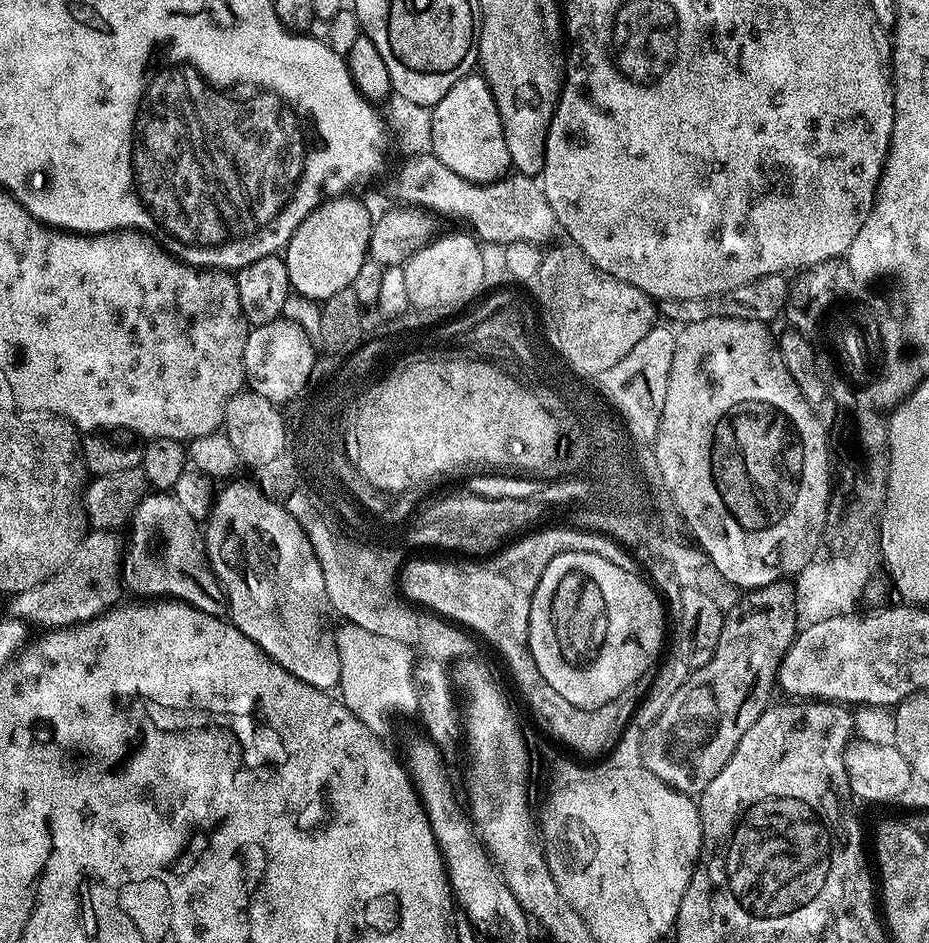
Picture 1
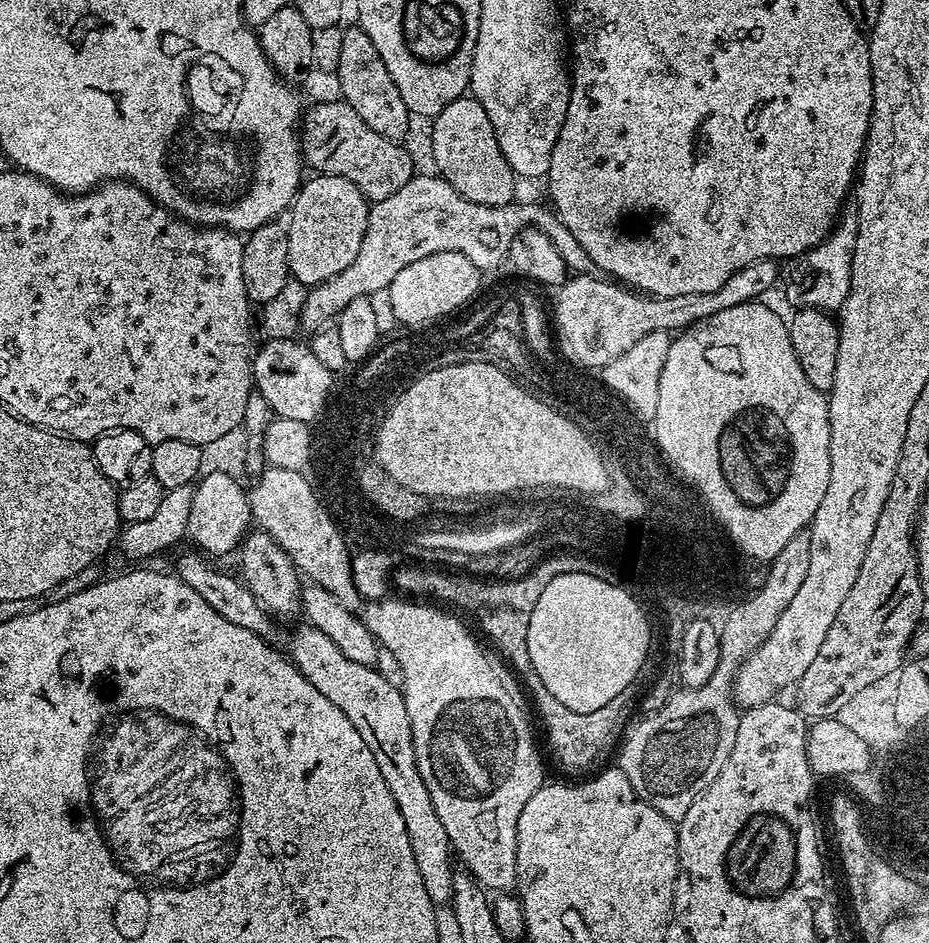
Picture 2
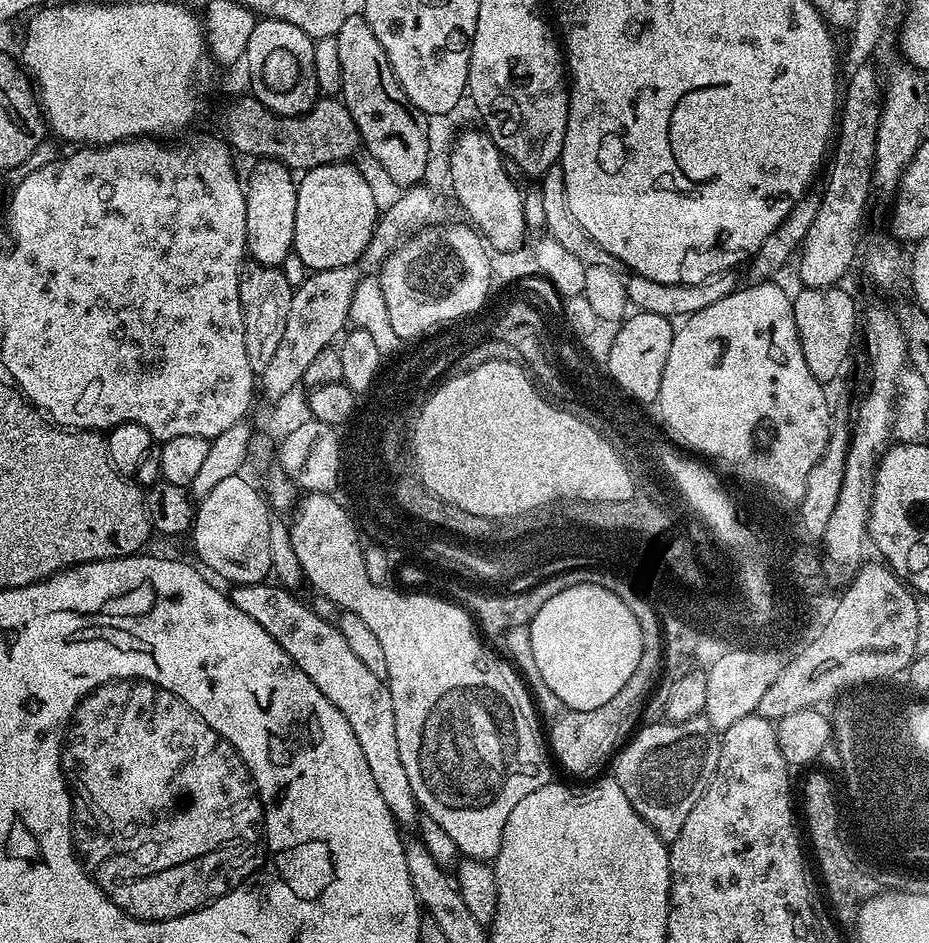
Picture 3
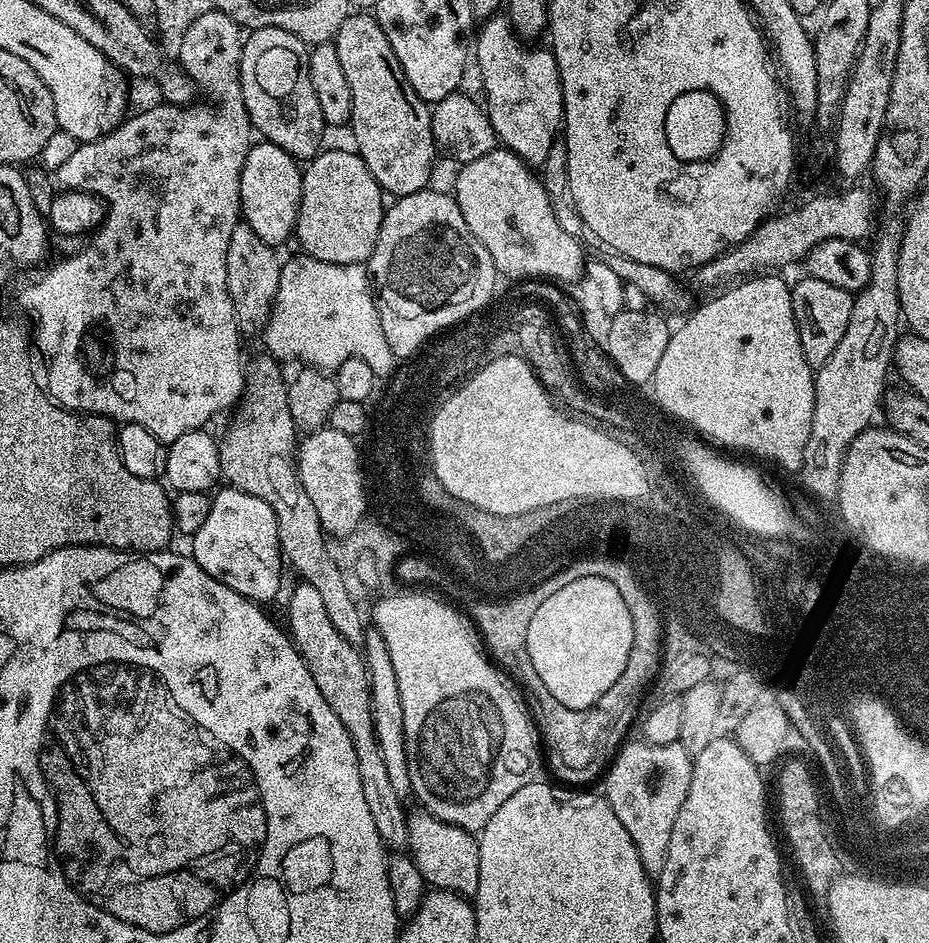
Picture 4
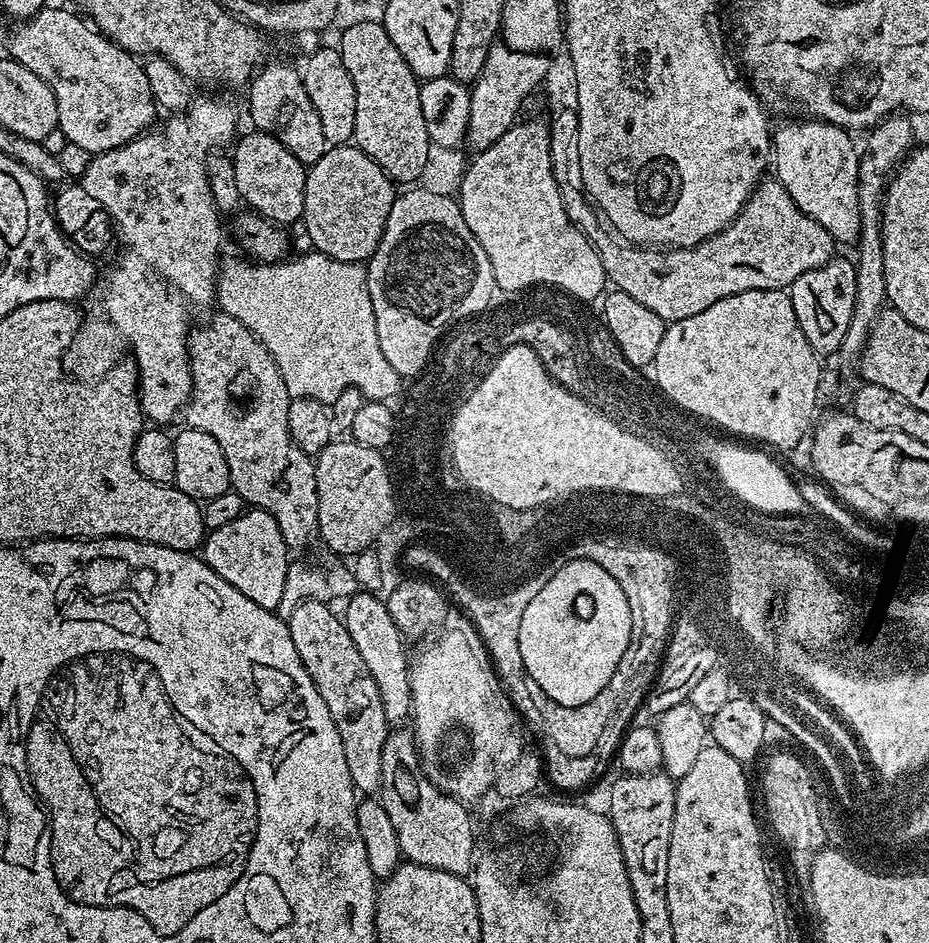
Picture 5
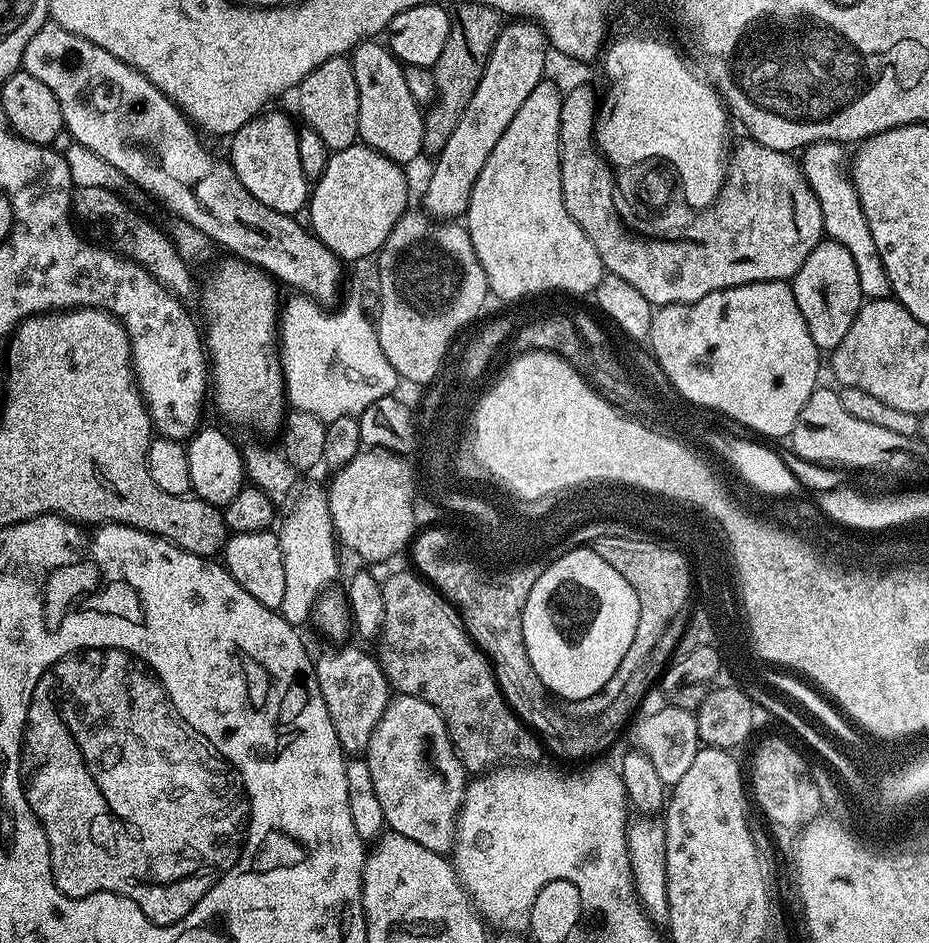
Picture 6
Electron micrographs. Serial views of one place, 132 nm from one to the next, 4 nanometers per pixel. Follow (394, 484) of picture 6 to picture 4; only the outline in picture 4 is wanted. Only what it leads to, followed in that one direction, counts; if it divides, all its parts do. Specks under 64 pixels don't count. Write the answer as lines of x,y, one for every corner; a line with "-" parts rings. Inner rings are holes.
329,426
307,433
299,441
296,469
302,482
302,490
306,490
310,502
314,502
314,510
318,510
320,525
329,537
348,536
365,523
366,518
361,513
363,497
360,477
356,470
356,461
359,458
361,453
352,450
352,445
345,439
345,434

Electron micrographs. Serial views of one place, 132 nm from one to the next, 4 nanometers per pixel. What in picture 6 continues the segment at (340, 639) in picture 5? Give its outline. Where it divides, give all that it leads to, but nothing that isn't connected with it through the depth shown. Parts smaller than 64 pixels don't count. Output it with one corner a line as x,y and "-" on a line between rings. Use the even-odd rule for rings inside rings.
348,648
334,656
324,656
315,661
318,686
322,690
322,702
326,702
326,710
330,714
330,722
334,722
334,734
338,742
344,747
345,753
360,754
367,749
370,734
378,724
390,699
390,687
380,668
380,663
375,655
367,656
356,648

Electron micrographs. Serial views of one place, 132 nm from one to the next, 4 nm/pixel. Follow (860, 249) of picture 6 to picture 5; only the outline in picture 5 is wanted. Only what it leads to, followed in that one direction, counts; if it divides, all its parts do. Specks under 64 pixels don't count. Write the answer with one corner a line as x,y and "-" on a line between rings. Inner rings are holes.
801,119
799,122
784,122
774,132
774,168
775,179
794,198
794,202
807,216
814,218
836,241
837,245
855,245
860,238
860,210
858,208
858,170
861,153
858,144
851,140
845,129
828,124
824,120

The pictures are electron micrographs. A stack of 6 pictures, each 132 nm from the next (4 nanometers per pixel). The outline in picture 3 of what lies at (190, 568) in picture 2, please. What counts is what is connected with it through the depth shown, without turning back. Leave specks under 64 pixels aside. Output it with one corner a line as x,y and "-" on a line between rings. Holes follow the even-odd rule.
261,582
259,584
242,584
233,587
231,591
232,604
238,606
238,610
242,610
242,614
250,614
250,618
254,618
254,622
258,622
258,626
262,626
266,630
266,634
270,634
270,638
274,638
274,642
278,642
278,646
282,646
282,650
286,650
286,654
290,654
290,658
304,671
306,678
310,678
310,682
314,682
314,686
318,686
318,690
322,690
322,694
326,694
326,698
330,698
330,702
334,702
334,706
338,706
338,710
342,710
346,722
350,722
350,730
354,730
354,738
358,738
358,746
362,746
362,754
366,754
370,775
374,777
374,783
378,786
378,794
382,794
382,802
386,802
390,814
395,817
401,815
399,808
401,800
408,807
409,821
419,820
422,809
414,798
414,790
408,788
410,778
406,778
406,769
402,767
402,758
398,758
398,734
394,734
394,702
390,698
387,683
377,678
355,656
354,650
350,650
346,638
342,638
339,627
331,619
324,619
315,612
312,606
307,603
304,605
289,589
280,584
268,585

